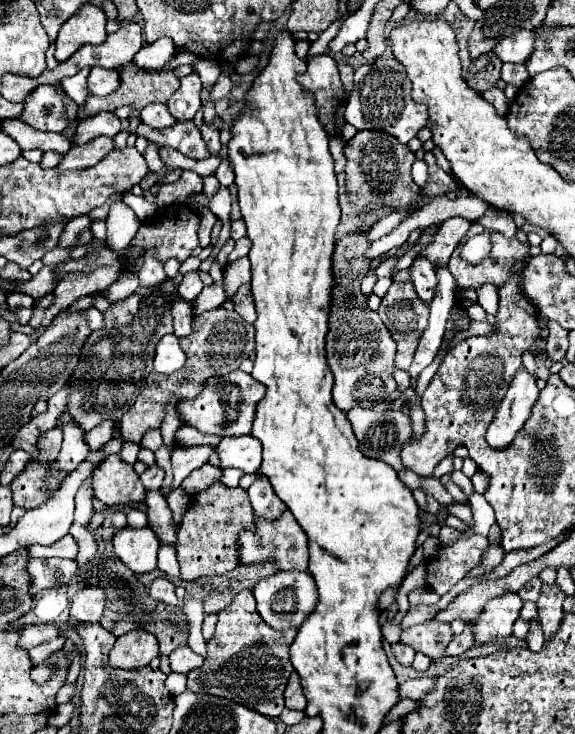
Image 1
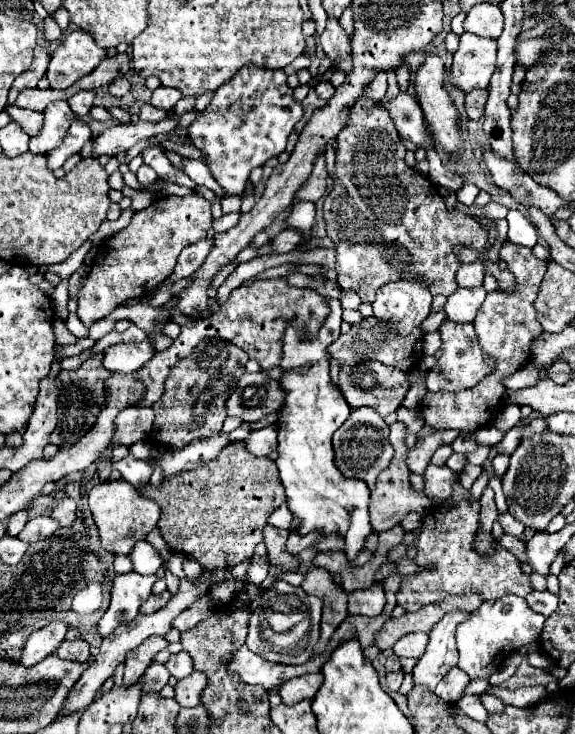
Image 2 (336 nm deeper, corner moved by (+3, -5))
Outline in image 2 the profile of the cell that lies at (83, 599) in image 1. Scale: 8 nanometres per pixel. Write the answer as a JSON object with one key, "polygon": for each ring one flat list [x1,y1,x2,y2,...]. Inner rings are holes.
{"polygon":[[50,622,44,628,38,628,30,634,26,646,22,648,22,658,20,664,24,666,34,666,40,660,44,660,46,656,54,654,56,648,60,646,60,642,64,640,68,630,66,622]]}

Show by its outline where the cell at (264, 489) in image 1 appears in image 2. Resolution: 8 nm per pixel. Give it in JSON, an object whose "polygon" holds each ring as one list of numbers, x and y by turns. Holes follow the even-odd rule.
{"polygon":[[270,524,264,526,264,544,268,548,268,556,272,558,272,564,286,568,286,572,294,572,298,566,296,560,284,560,284,542,288,534,290,530,280,530]]}

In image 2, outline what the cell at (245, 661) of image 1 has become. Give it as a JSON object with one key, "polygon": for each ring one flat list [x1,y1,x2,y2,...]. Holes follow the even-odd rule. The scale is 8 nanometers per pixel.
{"polygon":[[192,672,192,676,178,680,176,684,176,702,180,706,196,706,200,702,200,694,206,686,204,672]]}

